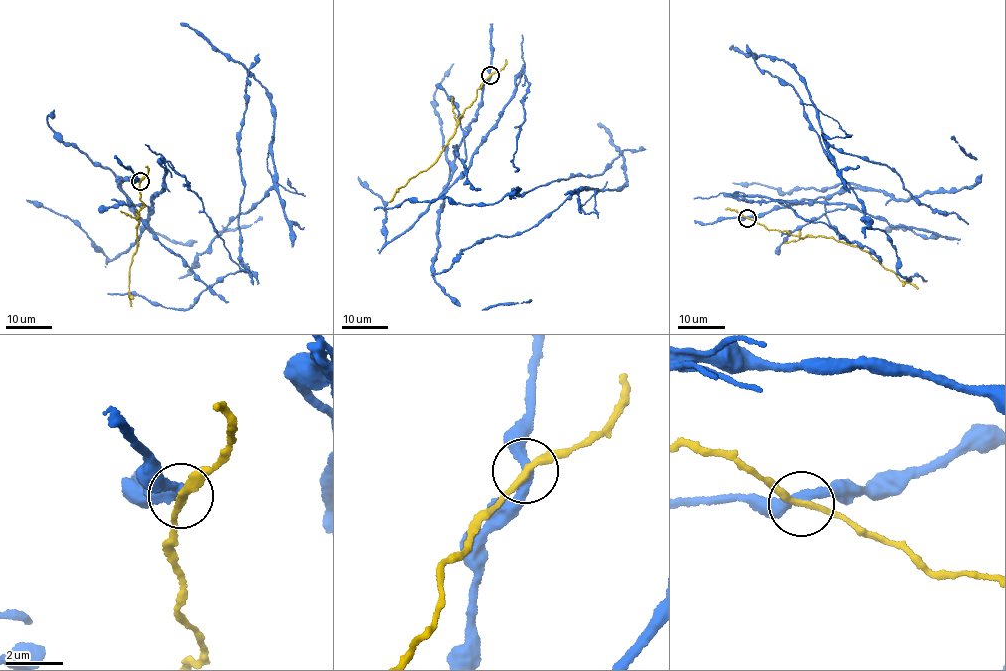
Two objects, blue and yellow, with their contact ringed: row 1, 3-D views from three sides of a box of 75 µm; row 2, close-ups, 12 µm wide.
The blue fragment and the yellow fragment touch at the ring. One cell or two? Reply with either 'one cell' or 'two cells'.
two cells

